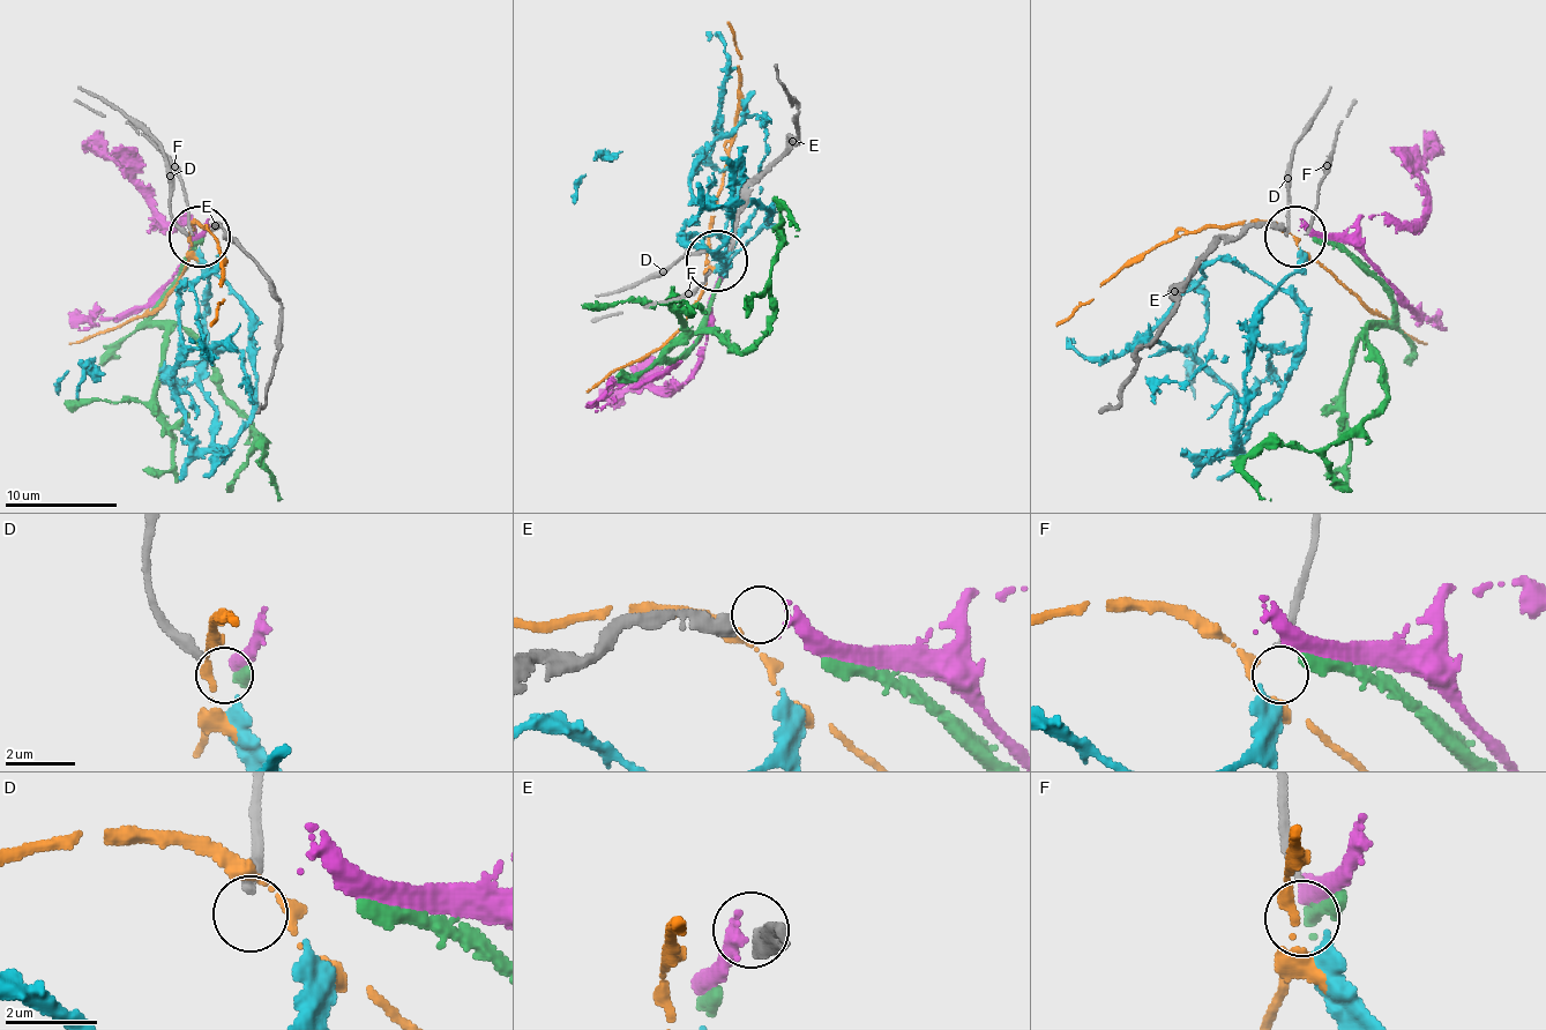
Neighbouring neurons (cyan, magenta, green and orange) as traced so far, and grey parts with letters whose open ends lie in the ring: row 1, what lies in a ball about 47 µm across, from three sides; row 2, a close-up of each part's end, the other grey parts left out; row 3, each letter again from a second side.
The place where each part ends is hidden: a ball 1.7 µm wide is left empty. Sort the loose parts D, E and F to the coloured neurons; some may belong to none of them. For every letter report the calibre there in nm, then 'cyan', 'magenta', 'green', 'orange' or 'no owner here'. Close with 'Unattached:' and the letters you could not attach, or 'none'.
D: 320 nm thick; no owner here
E: 400 nm thick; magenta
F: 190 nm thick; cyan
Unattached: D

